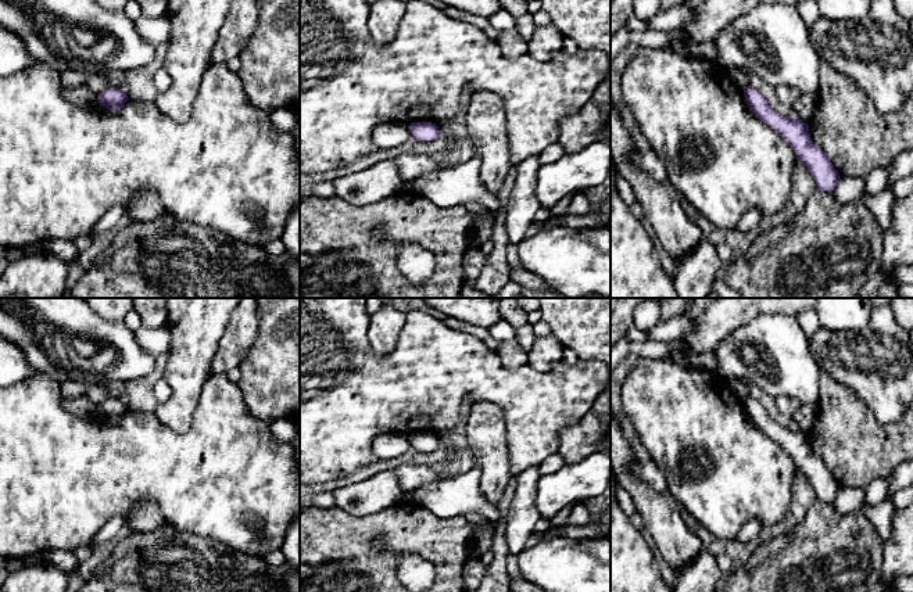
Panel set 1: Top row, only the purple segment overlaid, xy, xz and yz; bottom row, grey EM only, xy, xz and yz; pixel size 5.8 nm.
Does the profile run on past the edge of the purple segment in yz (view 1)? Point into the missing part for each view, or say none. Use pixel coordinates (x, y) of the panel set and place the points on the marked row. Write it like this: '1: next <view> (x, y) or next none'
1: next none

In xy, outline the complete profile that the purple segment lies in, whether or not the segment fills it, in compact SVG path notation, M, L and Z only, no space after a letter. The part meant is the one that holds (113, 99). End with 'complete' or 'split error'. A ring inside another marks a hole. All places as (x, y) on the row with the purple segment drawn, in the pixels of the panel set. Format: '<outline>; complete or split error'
M107 87L99 96L99 103L112 112L119 112L123 104L129 100L119 87Z; complete

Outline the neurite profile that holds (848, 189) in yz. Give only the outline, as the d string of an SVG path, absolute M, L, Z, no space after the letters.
M839 175L833 194L841 204L863 202L873 214L884 233L889 229L892 205L896 200L891 190L885 189L880 193L869 194L866 191L866 177Z

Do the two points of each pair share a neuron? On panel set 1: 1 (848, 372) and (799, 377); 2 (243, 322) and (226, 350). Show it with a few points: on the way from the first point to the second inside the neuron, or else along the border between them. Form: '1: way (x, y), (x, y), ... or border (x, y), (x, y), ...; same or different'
1: border (809, 338), (811, 355), (822, 369); different
2: way (242, 329), (233, 343); same

